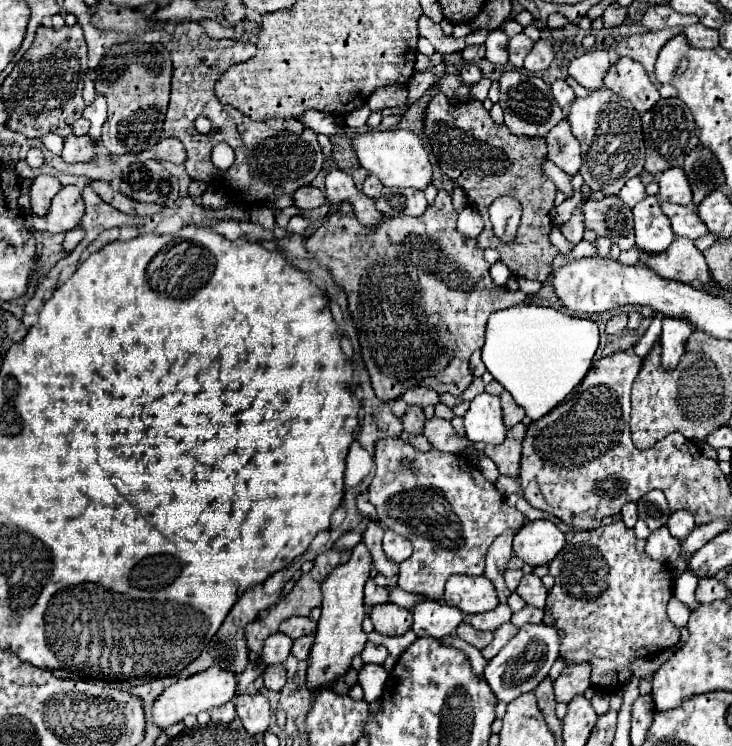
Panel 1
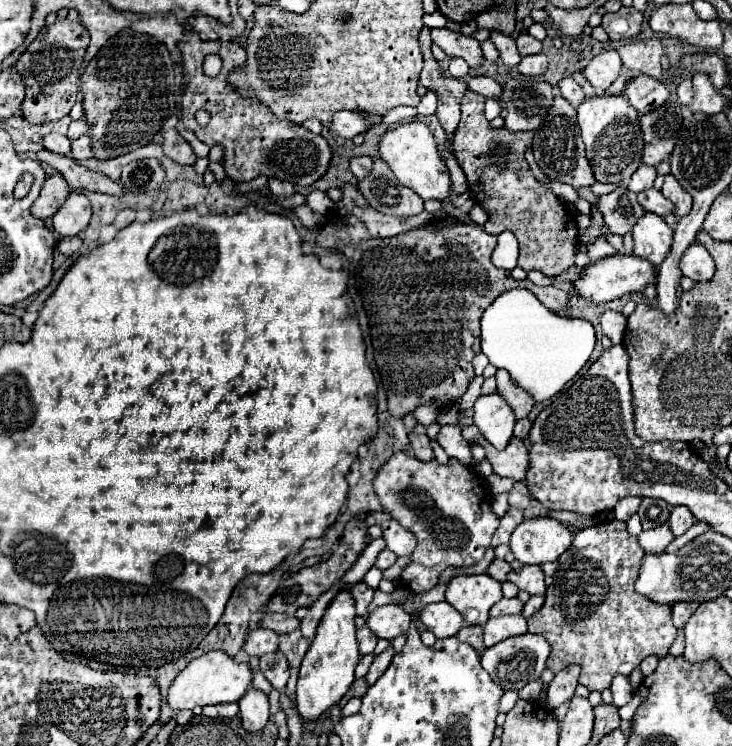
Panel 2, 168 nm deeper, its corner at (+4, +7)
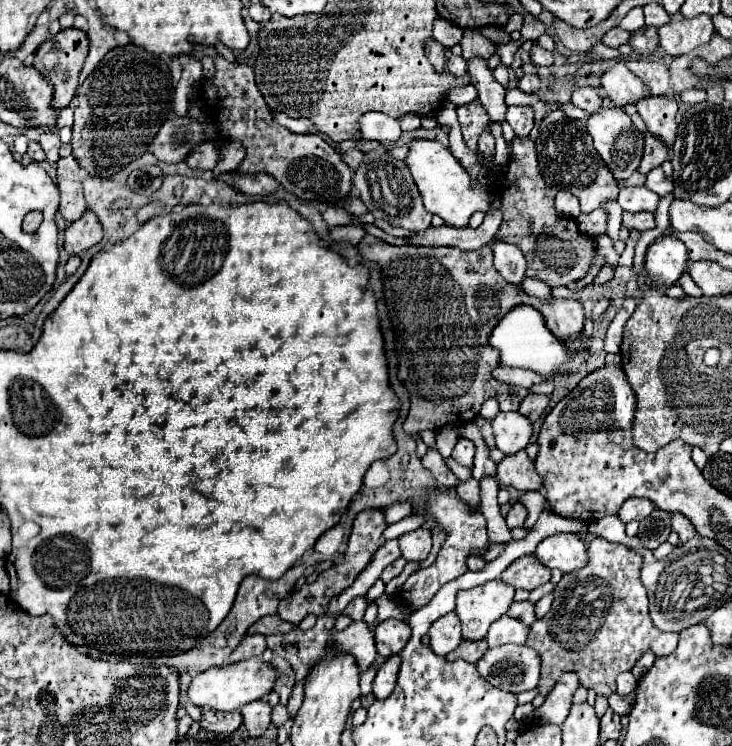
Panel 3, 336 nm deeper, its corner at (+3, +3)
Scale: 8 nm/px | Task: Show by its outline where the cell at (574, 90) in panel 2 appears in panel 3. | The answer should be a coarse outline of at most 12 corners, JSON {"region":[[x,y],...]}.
{"region":[[581,87],[571,103],[589,115],[603,107],[603,91]]}

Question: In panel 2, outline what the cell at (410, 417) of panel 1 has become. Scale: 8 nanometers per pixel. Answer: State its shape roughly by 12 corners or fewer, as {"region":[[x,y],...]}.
{"region":[[424,425],[408,435],[410,449],[422,461],[434,457]]}

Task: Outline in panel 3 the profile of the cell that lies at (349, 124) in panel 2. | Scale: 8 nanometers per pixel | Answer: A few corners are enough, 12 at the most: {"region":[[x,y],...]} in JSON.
{"region":[[365,113],[361,133],[367,141],[395,143],[397,119]]}

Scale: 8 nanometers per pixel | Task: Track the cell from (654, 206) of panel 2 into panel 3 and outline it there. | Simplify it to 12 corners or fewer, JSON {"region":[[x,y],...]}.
{"region":[[623,187],[623,211],[655,211],[659,197],[647,187]]}

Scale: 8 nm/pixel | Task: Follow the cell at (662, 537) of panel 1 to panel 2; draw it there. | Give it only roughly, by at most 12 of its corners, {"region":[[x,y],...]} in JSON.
{"region":[[666,523],[642,531],[646,553],[664,553],[674,535]]}

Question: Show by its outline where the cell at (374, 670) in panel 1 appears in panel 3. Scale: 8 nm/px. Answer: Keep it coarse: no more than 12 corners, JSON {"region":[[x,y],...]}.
{"region":[[401,657],[381,665],[373,681],[373,695],[387,699],[395,685]]}

